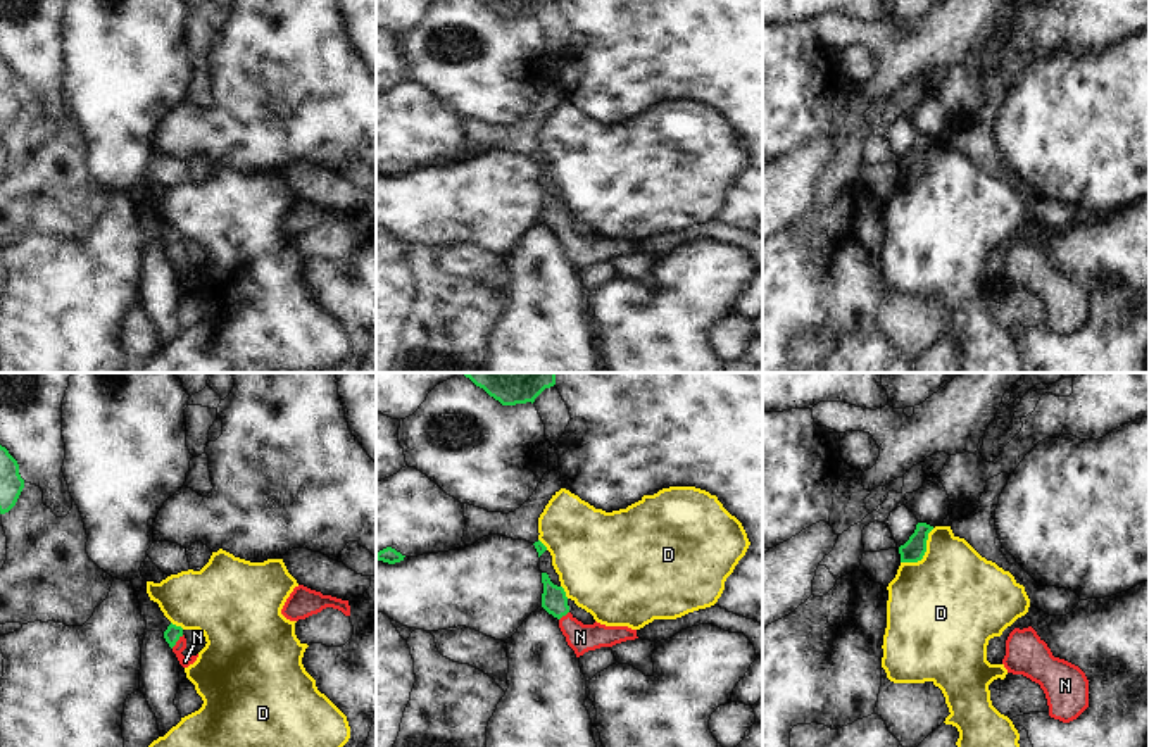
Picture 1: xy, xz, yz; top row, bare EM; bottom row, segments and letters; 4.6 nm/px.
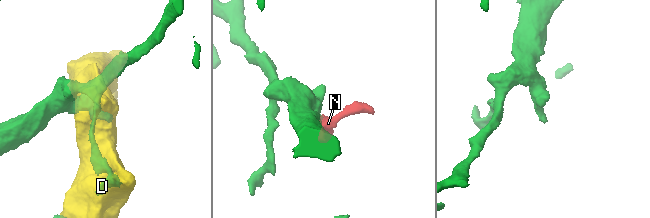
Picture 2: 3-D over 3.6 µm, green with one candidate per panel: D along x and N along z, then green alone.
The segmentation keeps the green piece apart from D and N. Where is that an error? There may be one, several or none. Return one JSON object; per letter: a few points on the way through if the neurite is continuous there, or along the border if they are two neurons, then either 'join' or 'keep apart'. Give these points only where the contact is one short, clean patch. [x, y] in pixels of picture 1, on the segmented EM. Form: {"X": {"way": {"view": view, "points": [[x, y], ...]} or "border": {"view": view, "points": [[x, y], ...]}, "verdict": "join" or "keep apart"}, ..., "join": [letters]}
{"D": {"verdict": "keep apart"}, "N": {"way": {"view": "xy", "points": [[173, 632], [176, 640], [178, 654], [185, 661]]}, "verdict": "join"}, "join": ["N"]}

